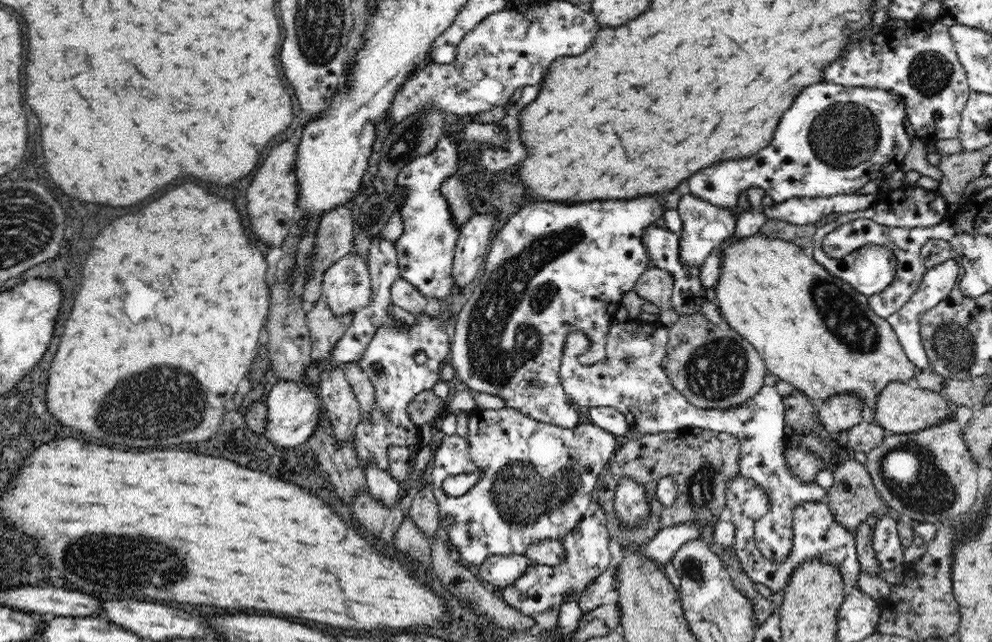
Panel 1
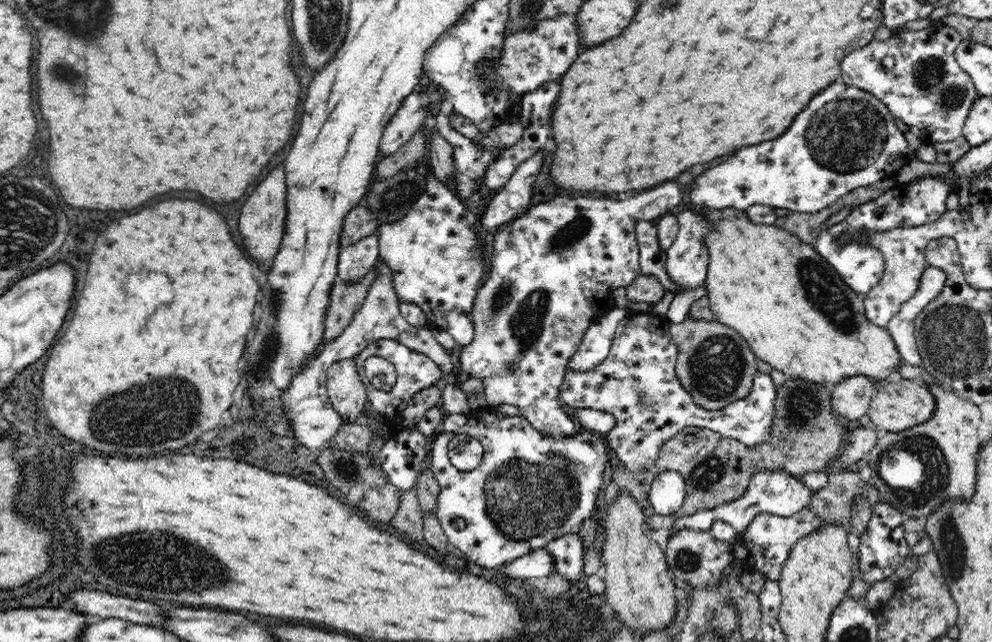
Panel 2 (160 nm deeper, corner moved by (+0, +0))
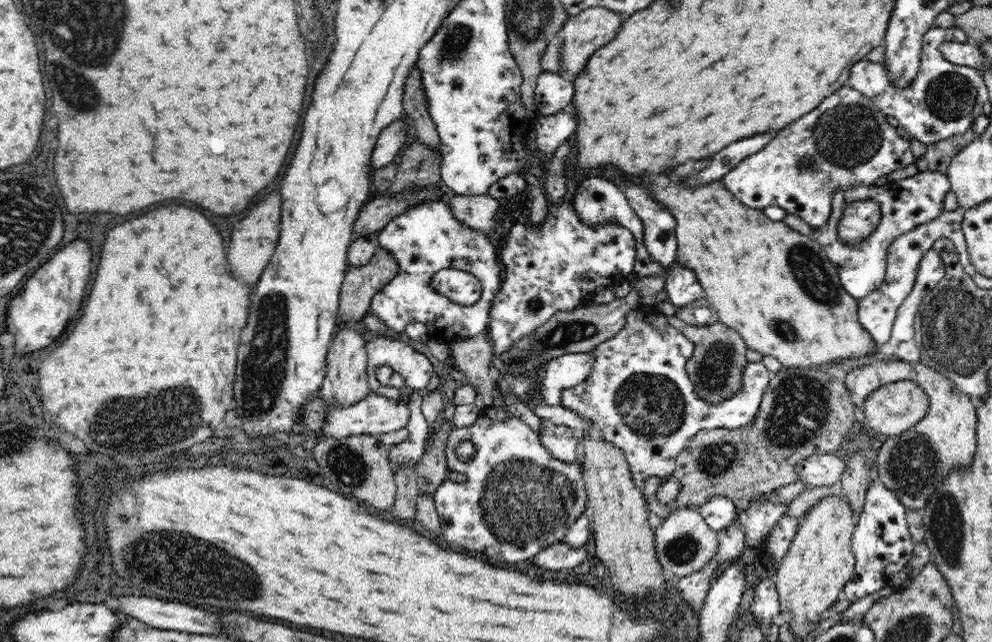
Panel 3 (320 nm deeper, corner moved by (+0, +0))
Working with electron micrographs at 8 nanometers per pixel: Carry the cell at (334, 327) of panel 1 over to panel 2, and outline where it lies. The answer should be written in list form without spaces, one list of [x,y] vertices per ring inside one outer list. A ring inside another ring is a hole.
[[[376,267],[358,284],[337,282],[330,292],[330,307],[324,322],[324,342],[330,342],[342,335],[350,326],[356,312],[368,297],[370,286],[378,279]]]

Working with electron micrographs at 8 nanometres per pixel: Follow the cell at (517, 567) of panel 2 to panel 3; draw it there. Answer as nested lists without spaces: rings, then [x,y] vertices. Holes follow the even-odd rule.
[[[560,541],[554,543],[540,550],[539,554],[534,556],[534,559],[530,560],[540,566],[540,568],[546,568],[546,570],[568,570],[568,568],[576,568],[578,564],[582,564],[584,560],[587,560],[588,550],[586,545],[574,548],[570,545]]]

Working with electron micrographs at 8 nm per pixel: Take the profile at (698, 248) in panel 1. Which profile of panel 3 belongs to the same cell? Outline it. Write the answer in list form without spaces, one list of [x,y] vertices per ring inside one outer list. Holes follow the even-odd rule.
[[[674,262],[669,265],[667,272],[665,290],[669,295],[669,305],[684,309],[693,301],[705,297],[703,287],[693,270]]]

